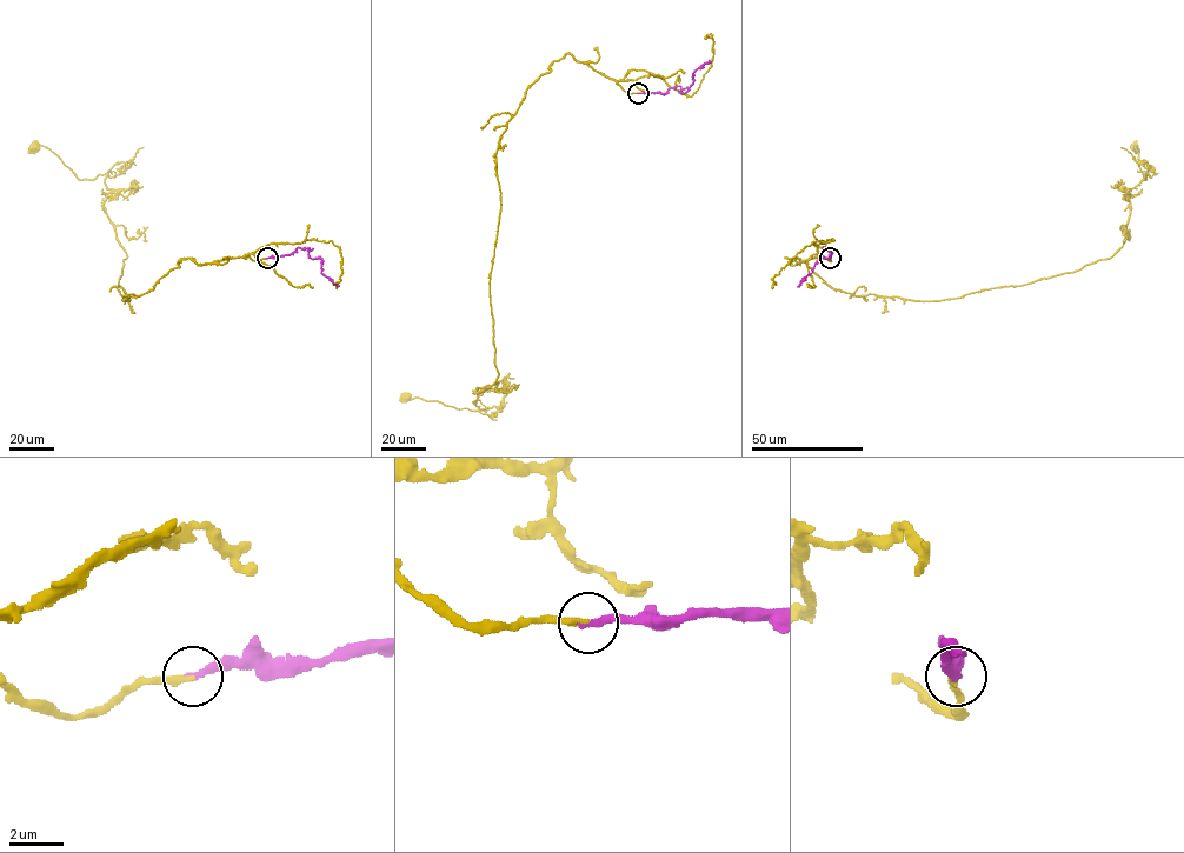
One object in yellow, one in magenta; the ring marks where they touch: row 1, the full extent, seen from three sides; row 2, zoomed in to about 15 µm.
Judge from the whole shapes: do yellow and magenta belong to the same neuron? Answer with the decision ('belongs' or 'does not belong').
belongs

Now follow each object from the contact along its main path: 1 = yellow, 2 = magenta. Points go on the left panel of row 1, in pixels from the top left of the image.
1: (267, 258), (183, 258), (126, 300), (106, 173), (79, 179), (34, 148)
2: (267, 258), (291, 255), (299, 247), (310, 248), (311, 258), (321, 259), (321, 273), (339, 286)

